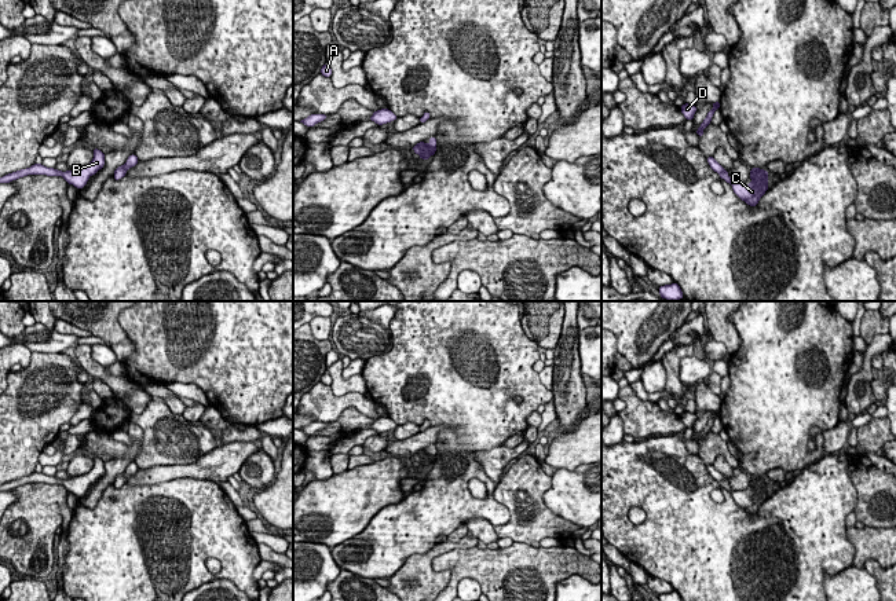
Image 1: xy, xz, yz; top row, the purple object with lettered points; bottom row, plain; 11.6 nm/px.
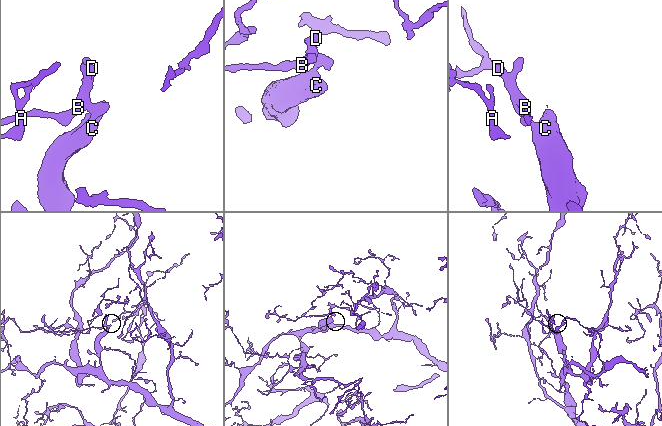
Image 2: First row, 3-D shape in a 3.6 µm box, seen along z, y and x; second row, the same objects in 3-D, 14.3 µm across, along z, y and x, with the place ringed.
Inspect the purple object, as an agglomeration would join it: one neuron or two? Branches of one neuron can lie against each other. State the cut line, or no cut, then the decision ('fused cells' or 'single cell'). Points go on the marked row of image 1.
no cut | single cell

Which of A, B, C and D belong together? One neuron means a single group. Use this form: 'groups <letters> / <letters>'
groups A B C D

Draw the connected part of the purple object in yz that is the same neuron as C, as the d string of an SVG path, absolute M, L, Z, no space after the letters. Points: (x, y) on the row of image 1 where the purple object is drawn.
M707 157L707 162L710 168L720 175L727 183L732 186L734 193L739 197L739 199L745 201L749 206L757 206L760 198L768 190L768 172L760 168L750 169L749 177L751 179L750 184L745 183L734 183L728 176L728 171L725 171L714 157Z

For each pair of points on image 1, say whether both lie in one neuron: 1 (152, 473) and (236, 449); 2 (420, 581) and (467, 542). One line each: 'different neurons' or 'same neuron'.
1: same neuron
2: same neuron

